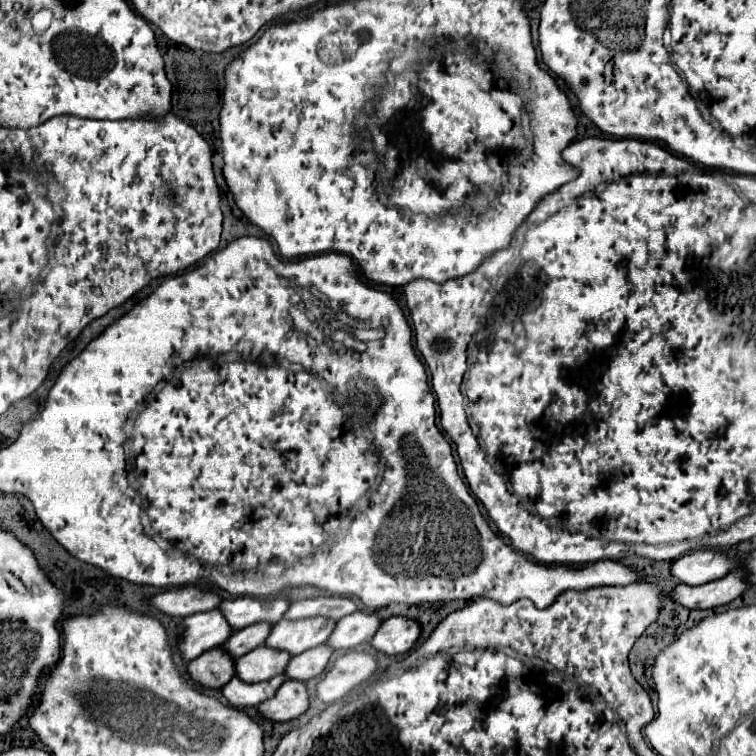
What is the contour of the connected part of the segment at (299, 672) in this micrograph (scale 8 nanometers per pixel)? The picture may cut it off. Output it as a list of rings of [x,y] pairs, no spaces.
[[[320,644],[312,650],[306,650],[304,654],[298,654],[294,656],[288,666],[286,666],[286,678],[288,680],[310,680],[310,678],[316,678],[318,674],[324,672],[326,664],[328,664],[328,658],[330,658],[330,648],[326,644]]]

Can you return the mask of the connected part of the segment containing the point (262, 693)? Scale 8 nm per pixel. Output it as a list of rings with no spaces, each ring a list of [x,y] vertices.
[[[278,674],[266,682],[256,682],[256,684],[246,684],[238,678],[232,678],[228,684],[222,686],[222,696],[232,708],[244,710],[244,708],[258,706],[264,700],[272,698],[284,680],[286,680],[284,674]]]

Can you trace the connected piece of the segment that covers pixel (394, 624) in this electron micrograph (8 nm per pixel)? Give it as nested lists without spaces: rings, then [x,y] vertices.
[[[394,616],[394,618],[382,620],[380,630],[376,630],[376,634],[370,640],[370,646],[376,652],[396,656],[396,654],[408,652],[412,644],[418,640],[418,636],[420,636],[418,622],[404,616]]]

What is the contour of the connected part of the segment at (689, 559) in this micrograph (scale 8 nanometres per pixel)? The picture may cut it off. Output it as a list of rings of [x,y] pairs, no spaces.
[[[696,550],[674,560],[670,574],[686,586],[700,586],[724,578],[730,570],[740,566],[740,562],[742,558],[738,554],[730,556],[716,550]]]

